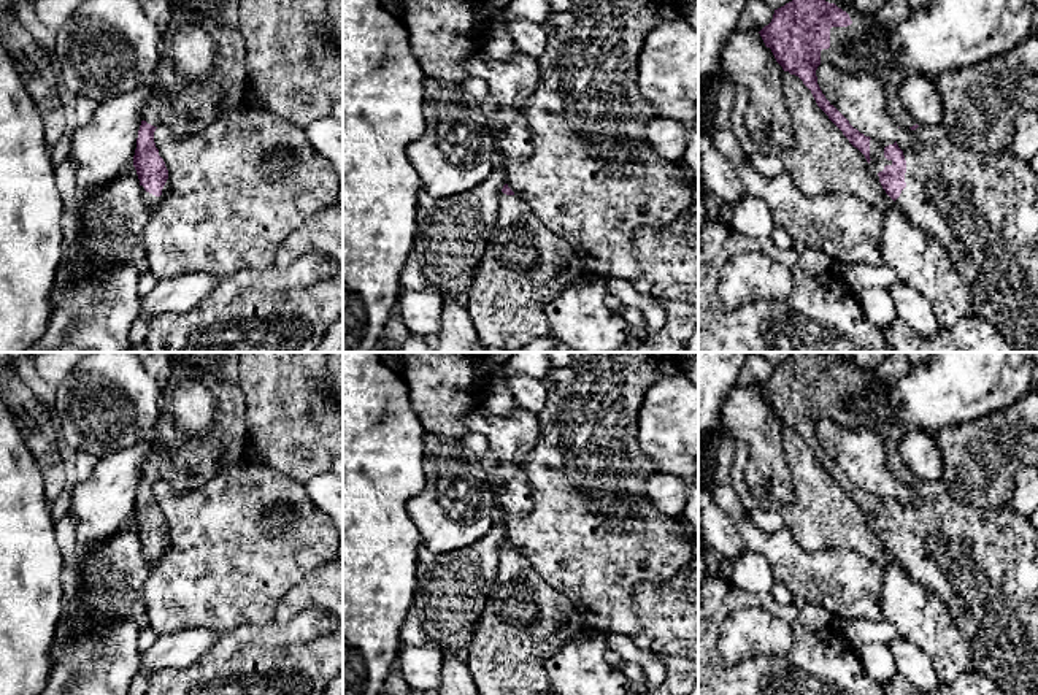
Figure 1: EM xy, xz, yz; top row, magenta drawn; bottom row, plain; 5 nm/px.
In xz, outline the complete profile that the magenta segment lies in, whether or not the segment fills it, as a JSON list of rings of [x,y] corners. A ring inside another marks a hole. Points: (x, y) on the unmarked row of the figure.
[[[505,539],[497,579],[463,655],[479,695],[549,693],[552,687],[544,663],[562,644],[587,632],[587,617],[567,595],[546,584],[532,563]]]

